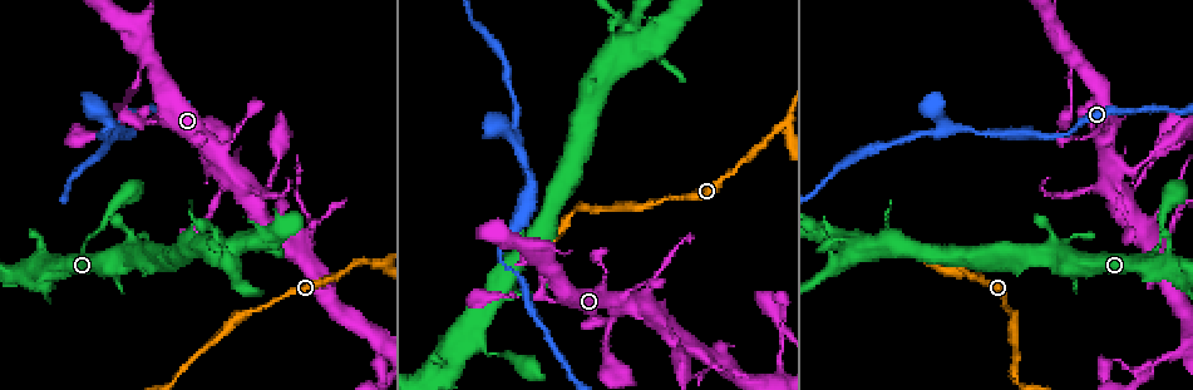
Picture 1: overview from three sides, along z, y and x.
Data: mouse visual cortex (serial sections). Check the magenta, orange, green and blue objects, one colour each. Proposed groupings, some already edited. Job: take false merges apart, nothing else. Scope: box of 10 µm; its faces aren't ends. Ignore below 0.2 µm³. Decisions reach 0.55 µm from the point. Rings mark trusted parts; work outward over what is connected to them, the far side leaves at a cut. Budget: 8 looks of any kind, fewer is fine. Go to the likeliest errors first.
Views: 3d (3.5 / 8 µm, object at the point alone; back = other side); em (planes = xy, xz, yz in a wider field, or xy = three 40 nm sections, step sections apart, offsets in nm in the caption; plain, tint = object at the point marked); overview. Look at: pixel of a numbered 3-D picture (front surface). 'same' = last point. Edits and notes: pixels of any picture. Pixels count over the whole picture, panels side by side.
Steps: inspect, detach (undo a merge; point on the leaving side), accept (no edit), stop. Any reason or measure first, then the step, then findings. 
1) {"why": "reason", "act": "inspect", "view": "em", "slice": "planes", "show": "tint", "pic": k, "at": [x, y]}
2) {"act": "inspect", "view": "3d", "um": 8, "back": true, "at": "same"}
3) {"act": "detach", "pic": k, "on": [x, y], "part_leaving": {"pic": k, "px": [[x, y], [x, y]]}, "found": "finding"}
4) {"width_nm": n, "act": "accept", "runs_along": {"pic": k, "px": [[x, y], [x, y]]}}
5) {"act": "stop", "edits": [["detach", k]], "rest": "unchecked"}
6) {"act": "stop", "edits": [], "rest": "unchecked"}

{"why": "sharp bend", "act": "inspect", "view": "3d", "um": 8, "pic": 1, "at": [772, 134]}

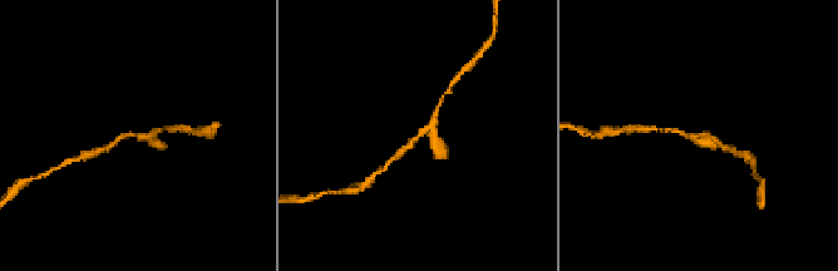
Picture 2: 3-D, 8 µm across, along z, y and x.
{"act": "inspect", "view": "em", "slice": "planes", "show": "tint", "at": "same"}

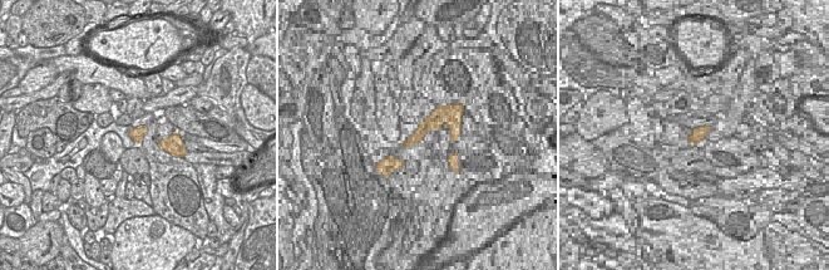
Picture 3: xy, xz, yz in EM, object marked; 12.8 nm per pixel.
{"act": "accept", "runs_along": {"pic": 2, "px": [[394, 157], [423, 131], [439, 152]]}, "found": "one cell here"}

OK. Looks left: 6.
{"why": "four arms meet", "act": "inspect", "view": "3d", "um": 8, "back": true, "pic": 1, "at": [848, 259]}

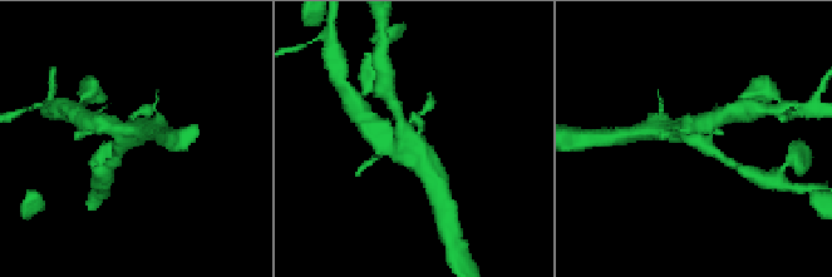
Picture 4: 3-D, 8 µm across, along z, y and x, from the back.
{"act": "inspect", "view": "em", "slice": "xy", "step": 1, "show": "tint", "at": "same"}

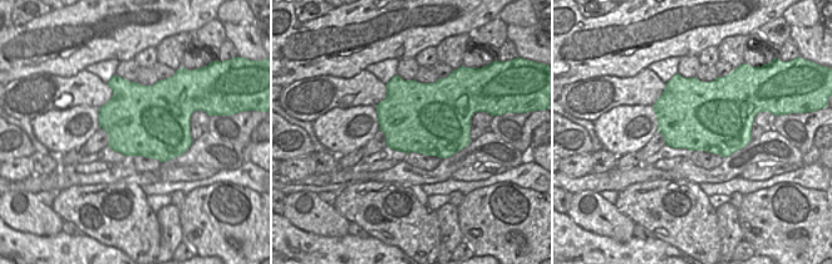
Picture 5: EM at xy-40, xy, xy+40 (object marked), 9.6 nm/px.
{"act": "accept", "found": "all the same cell"}

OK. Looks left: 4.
{"why": "abrupt turn", "act": "inspect", "view": "3d", "um": 8, "pic": 1, "at": [1063, 137]}

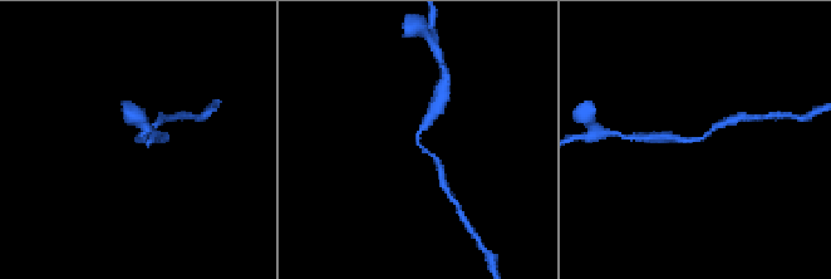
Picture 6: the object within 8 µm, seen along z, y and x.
{"act": "inspect", "view": "3d", "um": 3.5, "at": "same"}

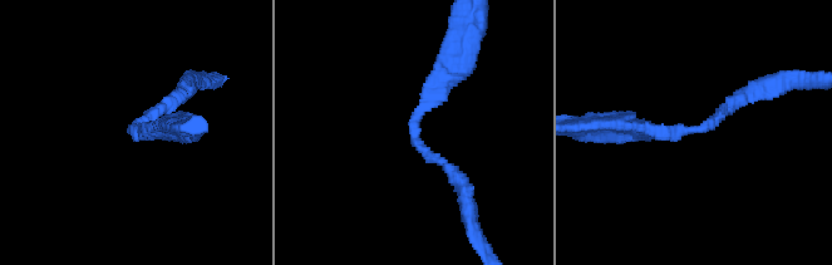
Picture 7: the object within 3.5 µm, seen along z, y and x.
{"act": "inspect", "view": "em", "slice": "planes", "show": "tint", "pic": 7, "at": [136, 128]}

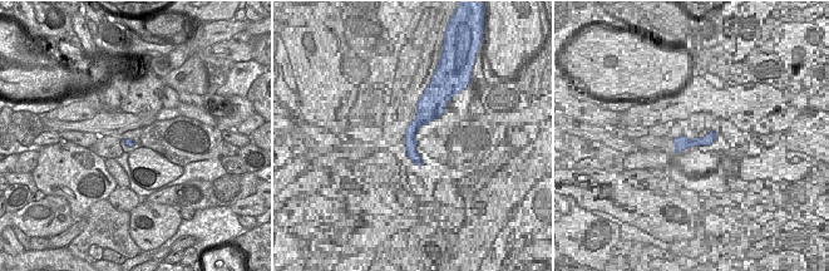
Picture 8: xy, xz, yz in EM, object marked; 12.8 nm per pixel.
{"act": "accept", "runs_along": {"pic": 7, "px": [[749, 92], [702, 129], [628, 126]]}, "found": "continuous, no second cell"}

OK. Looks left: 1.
{"act": "stop", "edits": [], "rest": "unchecked"}

